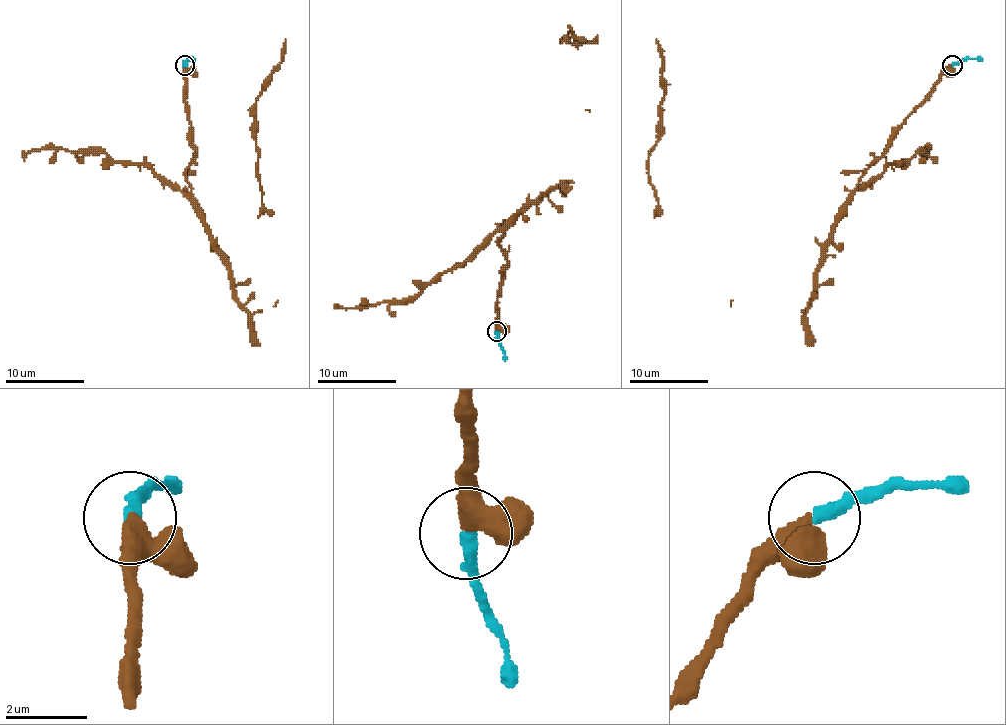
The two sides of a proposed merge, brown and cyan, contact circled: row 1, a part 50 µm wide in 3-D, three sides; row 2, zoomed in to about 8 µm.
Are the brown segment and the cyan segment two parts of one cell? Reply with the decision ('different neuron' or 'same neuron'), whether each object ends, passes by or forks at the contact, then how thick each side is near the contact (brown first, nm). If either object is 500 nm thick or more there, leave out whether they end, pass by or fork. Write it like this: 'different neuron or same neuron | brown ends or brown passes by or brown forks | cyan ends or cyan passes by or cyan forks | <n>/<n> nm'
same neuron | brown passes by | cyan ends | 360/340 nm

